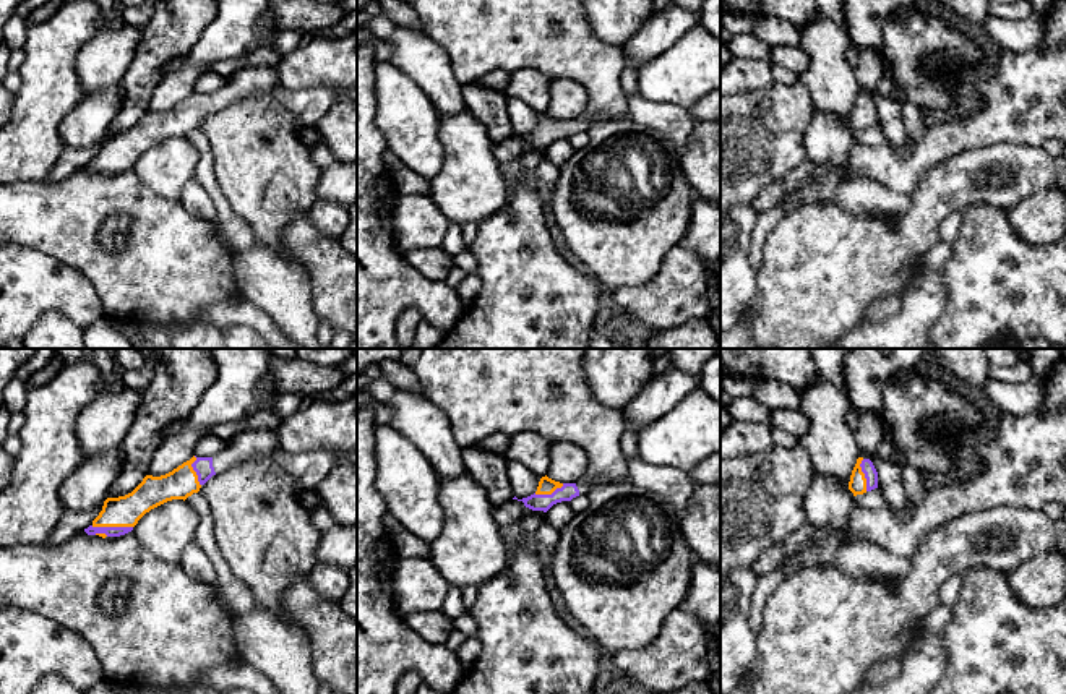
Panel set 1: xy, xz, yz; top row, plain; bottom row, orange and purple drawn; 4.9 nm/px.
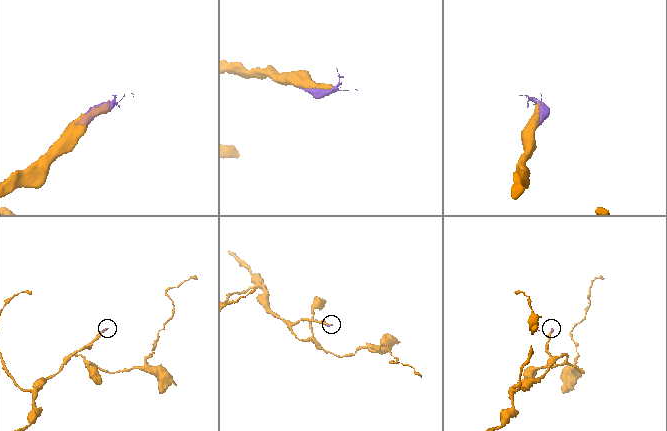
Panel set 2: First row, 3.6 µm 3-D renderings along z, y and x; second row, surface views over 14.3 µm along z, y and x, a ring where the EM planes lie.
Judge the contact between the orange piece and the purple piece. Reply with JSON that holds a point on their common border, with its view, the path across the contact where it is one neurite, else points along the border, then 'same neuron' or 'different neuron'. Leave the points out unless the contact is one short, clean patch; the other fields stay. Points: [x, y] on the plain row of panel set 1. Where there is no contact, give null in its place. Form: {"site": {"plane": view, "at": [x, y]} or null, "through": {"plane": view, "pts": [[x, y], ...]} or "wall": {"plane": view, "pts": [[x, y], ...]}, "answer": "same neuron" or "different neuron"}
{"site": {"plane": "xy", "at": [112, 162]}, "answer": "same neuron"}

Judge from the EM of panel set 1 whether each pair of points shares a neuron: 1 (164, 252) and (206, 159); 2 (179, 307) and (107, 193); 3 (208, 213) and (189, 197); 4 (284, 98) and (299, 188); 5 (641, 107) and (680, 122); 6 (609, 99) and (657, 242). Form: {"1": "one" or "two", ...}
{"1": "two", "2": "one", "3": "one", "4": "two", "5": "one", "6": "two"}

